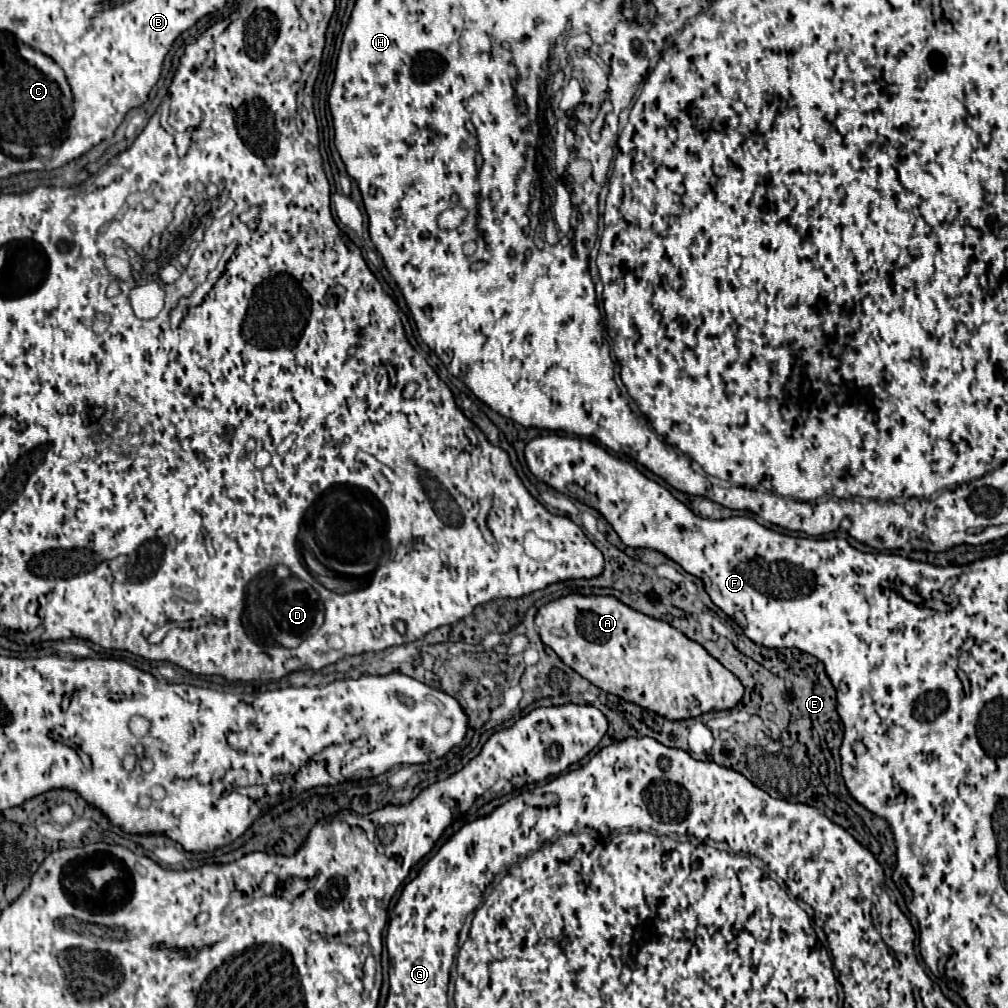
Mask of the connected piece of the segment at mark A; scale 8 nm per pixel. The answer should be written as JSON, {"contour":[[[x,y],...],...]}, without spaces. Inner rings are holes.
{"contour":[[[570,594],[548,602],[536,614],[536,628],[546,646],[550,646],[566,666],[600,690],[620,696],[630,704],[638,704],[666,720],[688,720],[714,710],[732,710],[744,696],[742,682],[712,658],[698,642],[688,640],[670,624],[640,614],[612,596],[580,596]]]}

